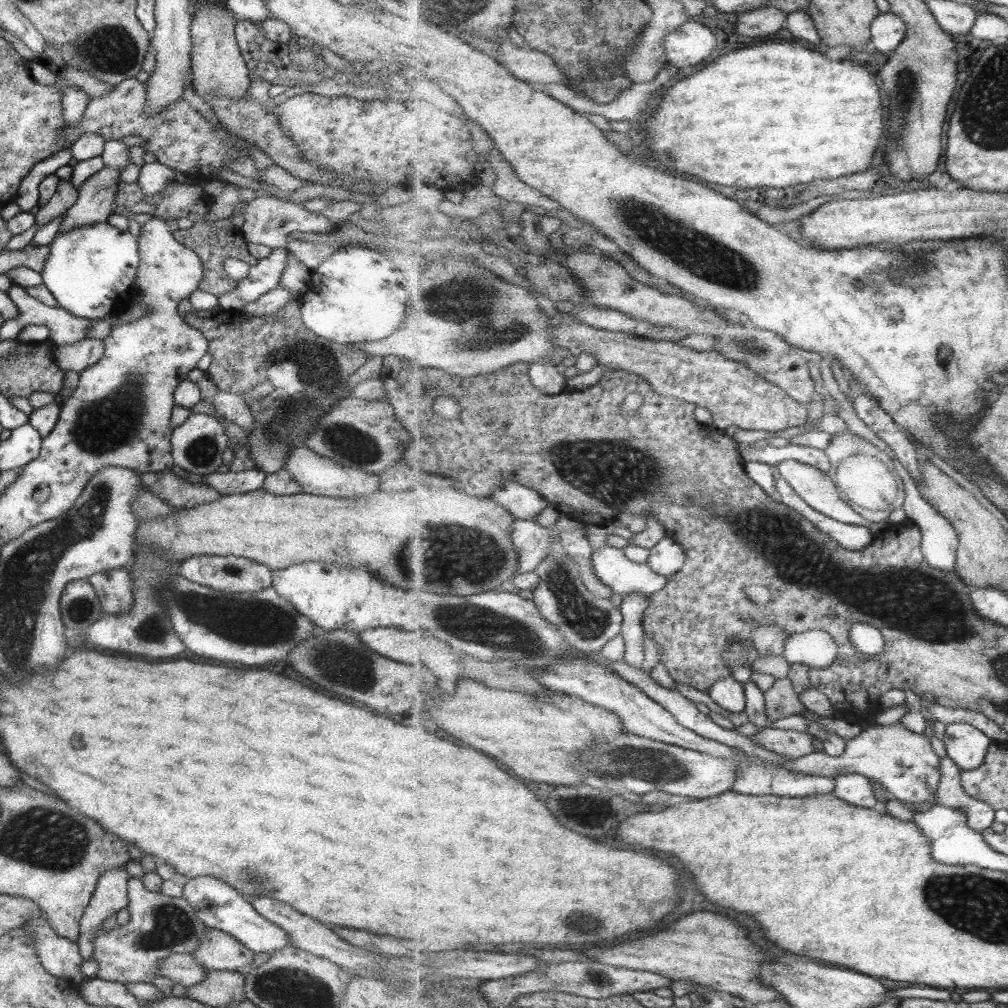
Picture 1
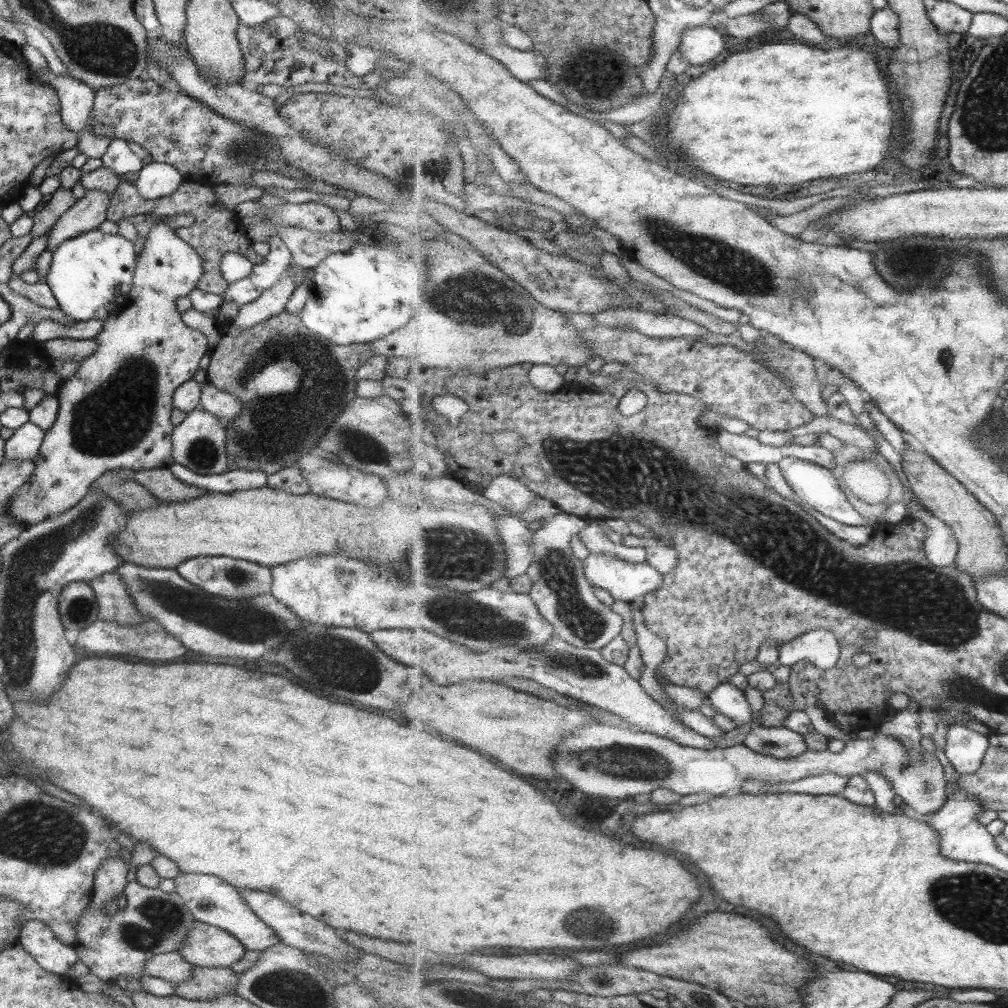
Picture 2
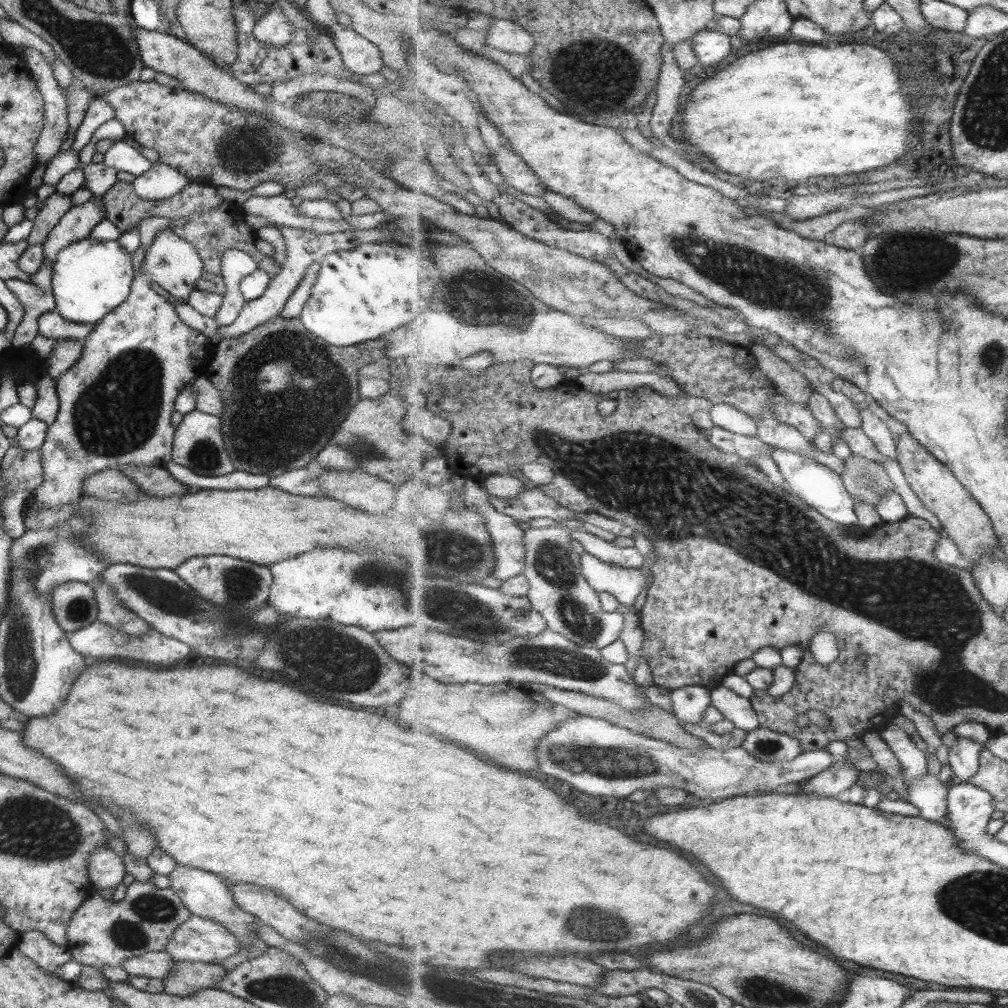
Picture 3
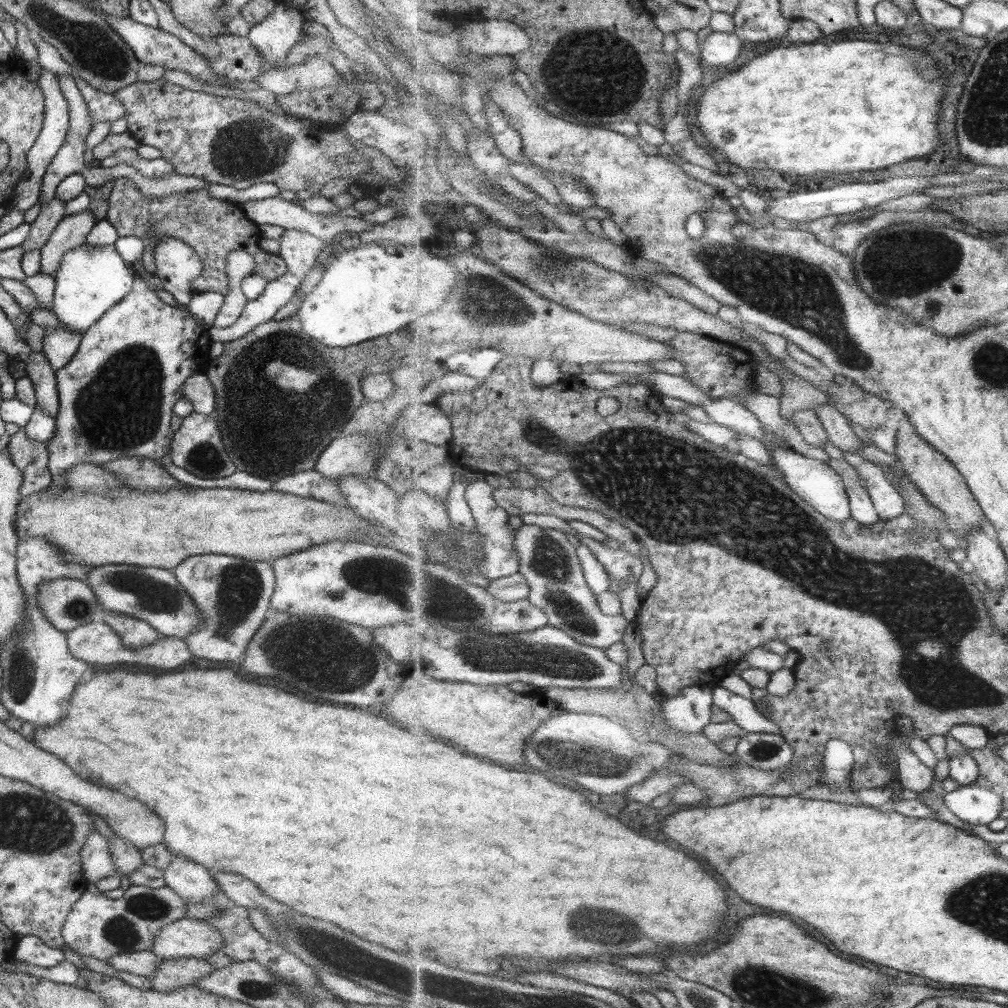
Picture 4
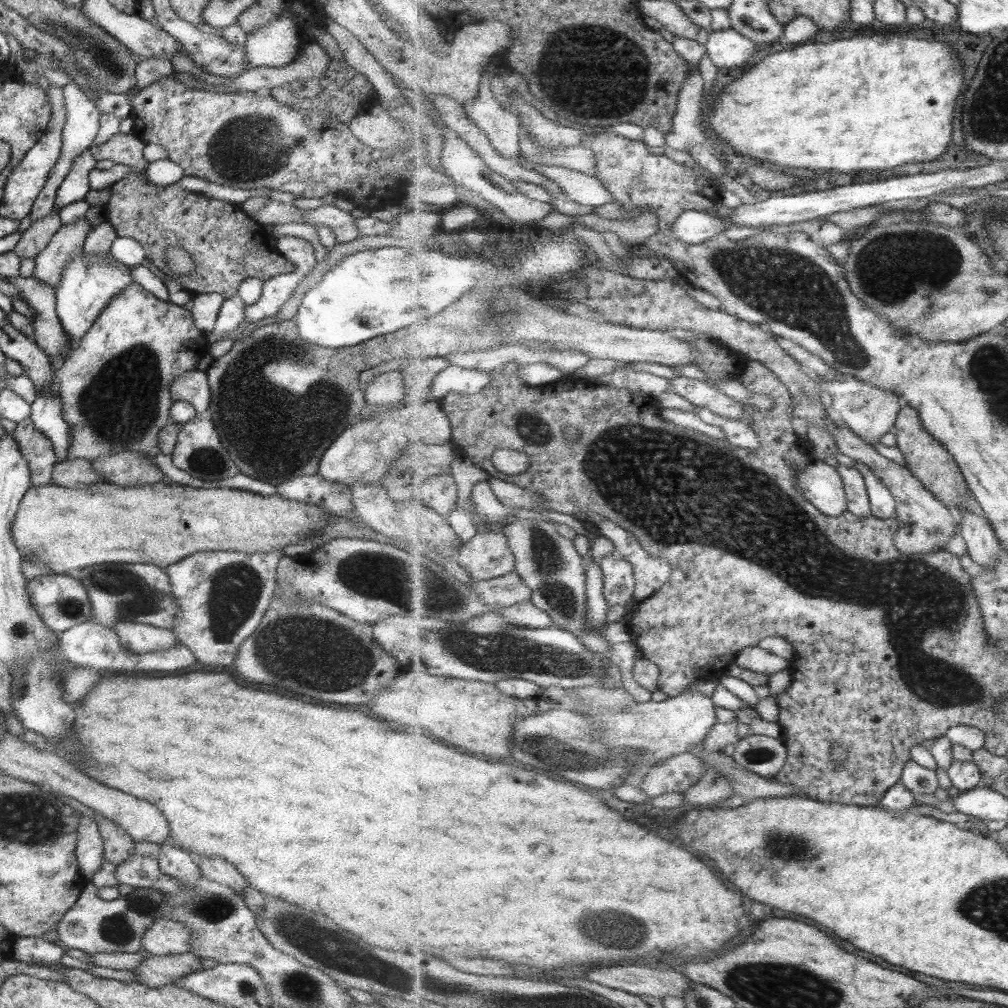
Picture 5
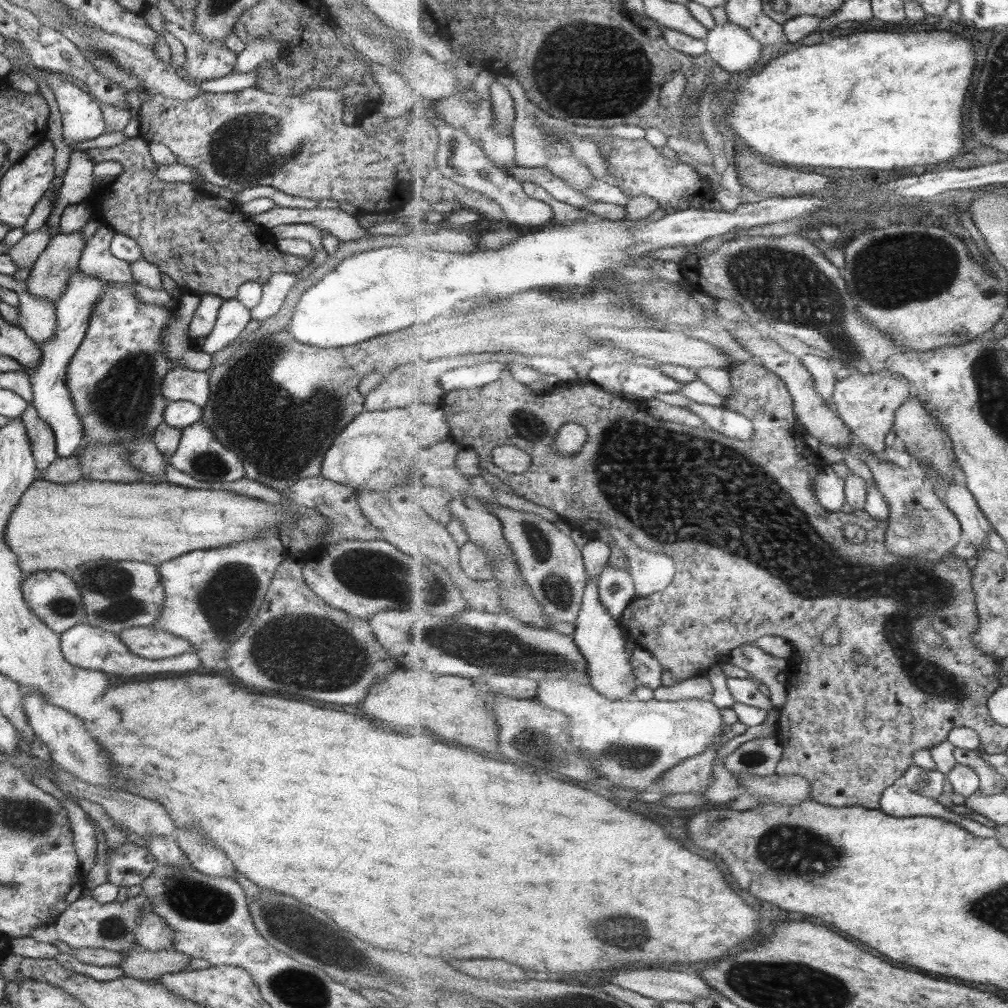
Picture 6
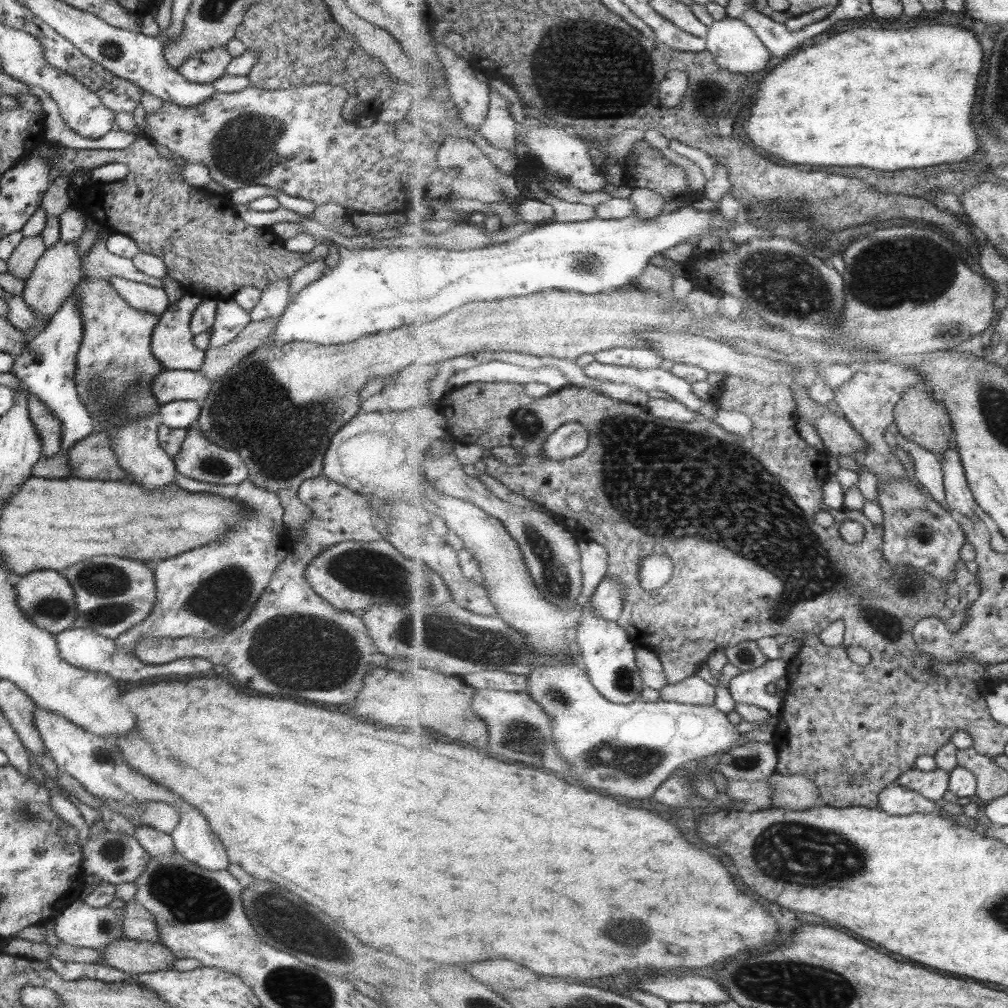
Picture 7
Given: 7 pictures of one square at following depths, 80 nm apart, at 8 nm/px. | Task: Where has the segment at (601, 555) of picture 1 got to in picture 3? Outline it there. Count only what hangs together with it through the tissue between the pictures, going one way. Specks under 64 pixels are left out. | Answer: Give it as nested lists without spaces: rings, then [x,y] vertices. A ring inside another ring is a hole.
[[[587,552],[583,553],[581,558],[583,576],[590,585],[598,592],[613,594],[619,600],[619,604],[629,607],[631,614],[635,612],[633,608],[635,598],[639,598],[647,586],[650,590],[656,586],[654,574],[651,578],[644,569],[617,568]]]

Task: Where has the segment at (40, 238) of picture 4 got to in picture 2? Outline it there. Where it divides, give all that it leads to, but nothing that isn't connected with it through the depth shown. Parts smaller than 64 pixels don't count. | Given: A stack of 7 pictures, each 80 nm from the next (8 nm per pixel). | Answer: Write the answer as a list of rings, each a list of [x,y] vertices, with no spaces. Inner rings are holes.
[[[60,187],[48,196],[32,216],[32,227],[28,232],[31,234],[31,238],[38,237],[51,228],[60,217],[60,214],[71,208],[75,202],[71,190],[67,190],[67,188]]]

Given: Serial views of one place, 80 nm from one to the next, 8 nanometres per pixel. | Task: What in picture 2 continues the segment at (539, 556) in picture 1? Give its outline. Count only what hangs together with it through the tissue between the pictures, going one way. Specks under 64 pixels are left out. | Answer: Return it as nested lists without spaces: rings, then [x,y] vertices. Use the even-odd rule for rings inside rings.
[[[500,515],[497,528],[507,554],[504,576],[512,579],[527,573],[535,561],[535,550],[531,548],[535,532],[529,528],[529,522],[517,515]]]

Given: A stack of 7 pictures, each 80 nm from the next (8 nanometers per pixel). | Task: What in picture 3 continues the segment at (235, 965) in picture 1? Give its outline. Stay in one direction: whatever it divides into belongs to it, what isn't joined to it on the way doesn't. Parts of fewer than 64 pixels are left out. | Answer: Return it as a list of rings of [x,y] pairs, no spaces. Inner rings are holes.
[[[194,914],[170,935],[163,952],[177,962],[219,964],[240,950],[238,940],[224,926]]]

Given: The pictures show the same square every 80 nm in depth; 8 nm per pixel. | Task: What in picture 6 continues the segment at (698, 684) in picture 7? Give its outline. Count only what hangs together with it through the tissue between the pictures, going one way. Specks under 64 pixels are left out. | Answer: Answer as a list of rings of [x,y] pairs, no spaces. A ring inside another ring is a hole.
[[[707,675],[679,682],[675,686],[661,686],[654,690],[655,700],[703,699],[712,700],[714,686]]]

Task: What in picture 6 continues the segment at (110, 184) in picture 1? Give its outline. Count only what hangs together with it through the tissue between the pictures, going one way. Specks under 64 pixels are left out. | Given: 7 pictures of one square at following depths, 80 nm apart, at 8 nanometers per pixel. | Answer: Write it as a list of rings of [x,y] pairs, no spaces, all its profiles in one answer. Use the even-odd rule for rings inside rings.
[[[81,230],[52,236],[30,268],[26,280],[27,290],[33,296],[54,304],[70,274],[78,270],[83,247]]]

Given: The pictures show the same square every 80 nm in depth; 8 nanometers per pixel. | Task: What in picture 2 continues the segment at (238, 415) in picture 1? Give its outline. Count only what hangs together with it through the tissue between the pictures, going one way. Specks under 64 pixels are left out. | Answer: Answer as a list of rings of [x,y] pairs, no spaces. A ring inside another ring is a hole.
[[[209,382],[200,384],[200,399],[202,410],[218,421],[232,420],[242,409],[240,400],[228,392],[215,388]]]

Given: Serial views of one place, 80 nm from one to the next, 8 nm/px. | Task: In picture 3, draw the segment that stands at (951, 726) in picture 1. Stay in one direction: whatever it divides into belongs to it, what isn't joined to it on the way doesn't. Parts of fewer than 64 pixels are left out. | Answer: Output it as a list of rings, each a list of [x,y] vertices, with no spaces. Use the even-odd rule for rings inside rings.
[[[957,735],[955,746],[949,750],[948,764],[963,783],[971,780],[980,767],[980,758],[985,746]]]

